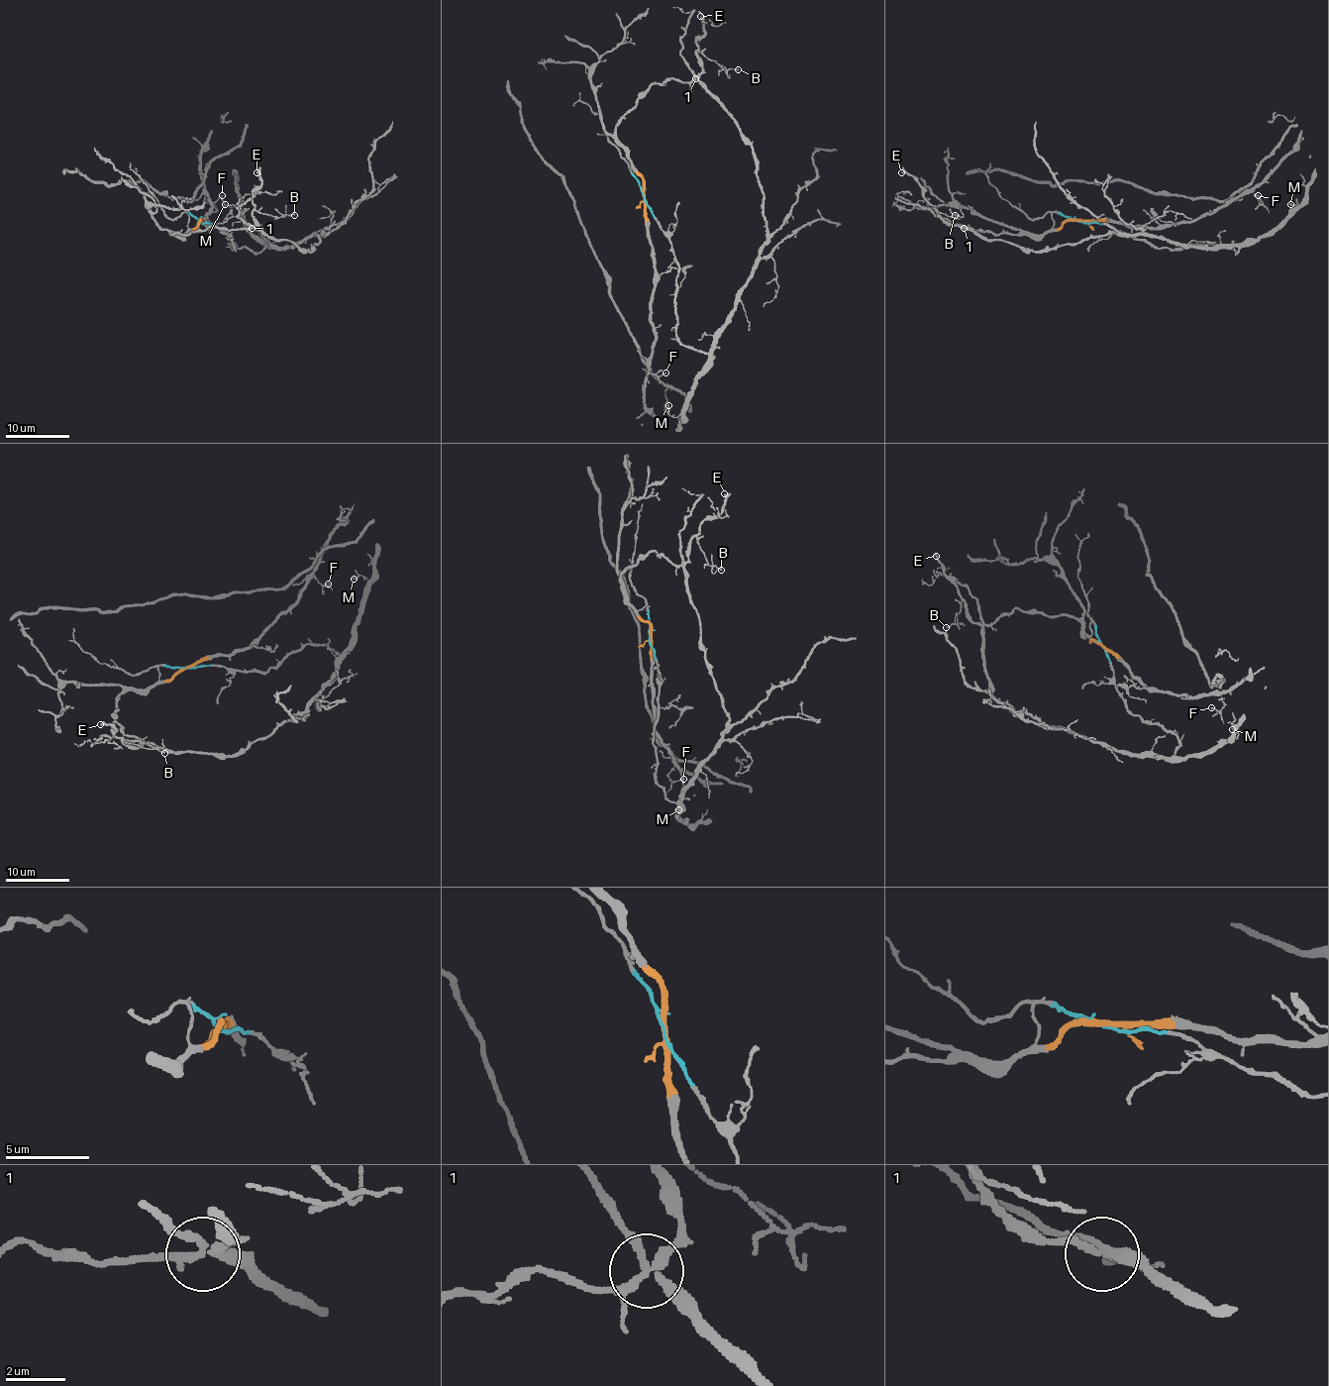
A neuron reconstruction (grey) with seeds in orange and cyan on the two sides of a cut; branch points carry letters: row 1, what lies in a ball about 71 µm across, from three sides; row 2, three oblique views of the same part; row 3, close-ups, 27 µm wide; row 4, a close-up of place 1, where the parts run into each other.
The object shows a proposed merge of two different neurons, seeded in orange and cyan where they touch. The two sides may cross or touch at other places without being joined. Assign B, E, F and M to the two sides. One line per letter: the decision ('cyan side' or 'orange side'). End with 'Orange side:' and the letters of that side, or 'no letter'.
B: orange side
E: orange side
F: orange side
M: cyan side
Orange side: B, E, F

